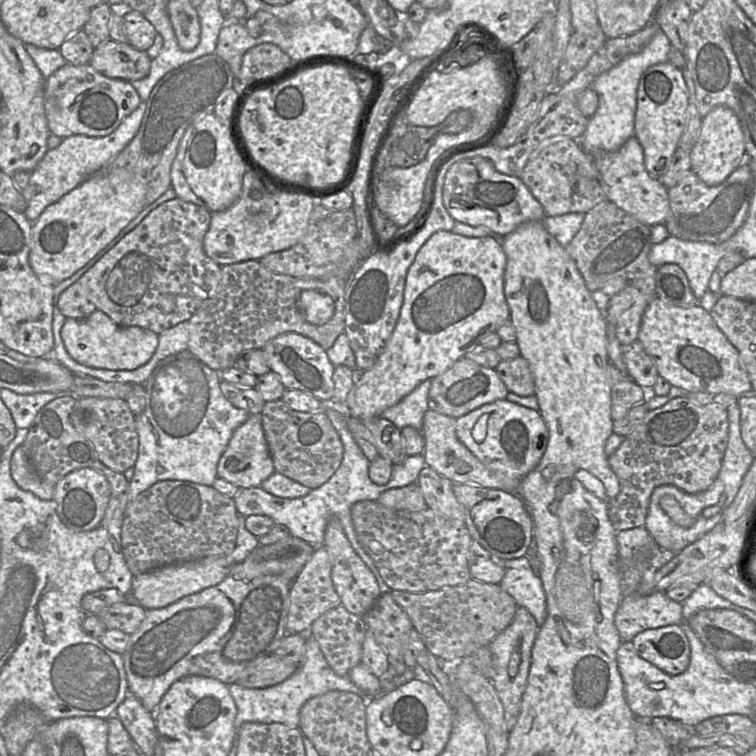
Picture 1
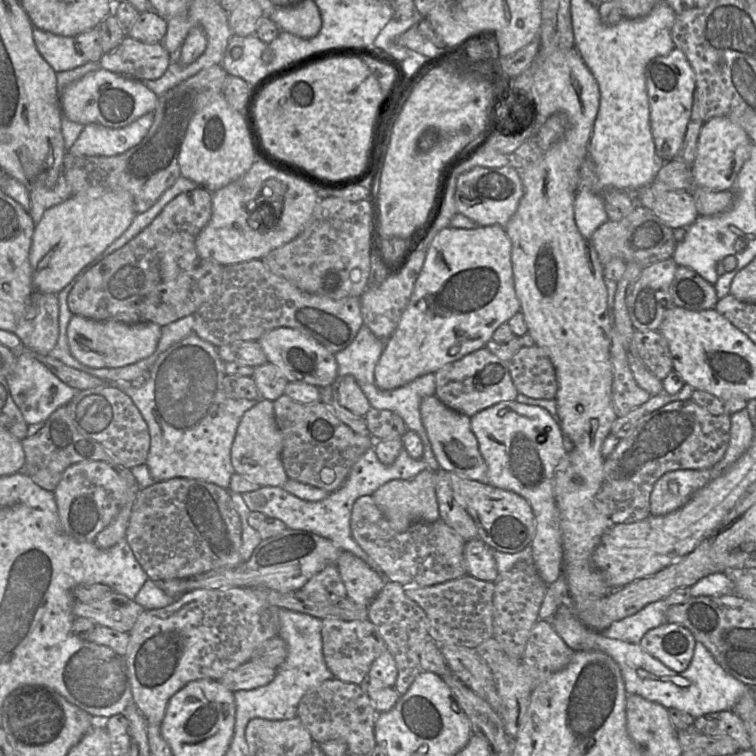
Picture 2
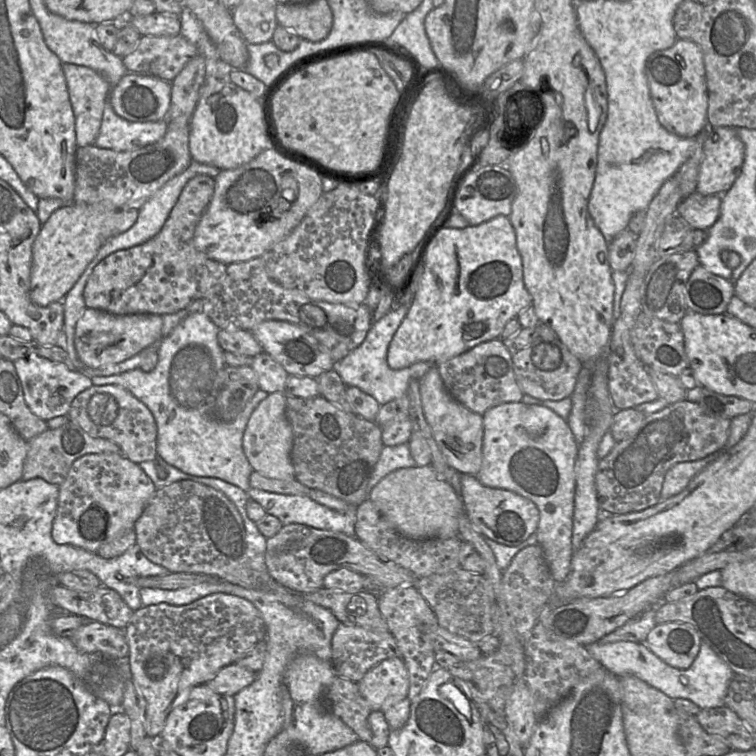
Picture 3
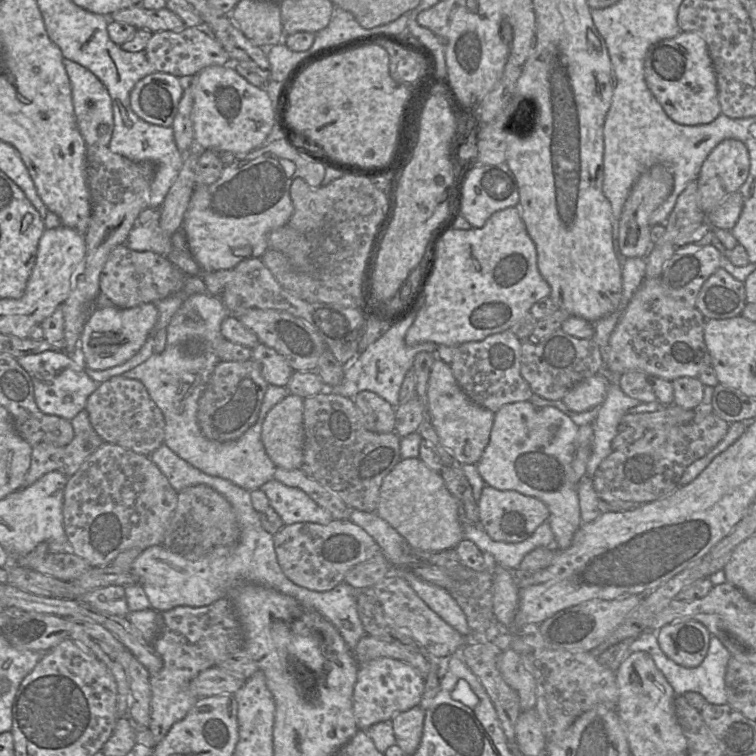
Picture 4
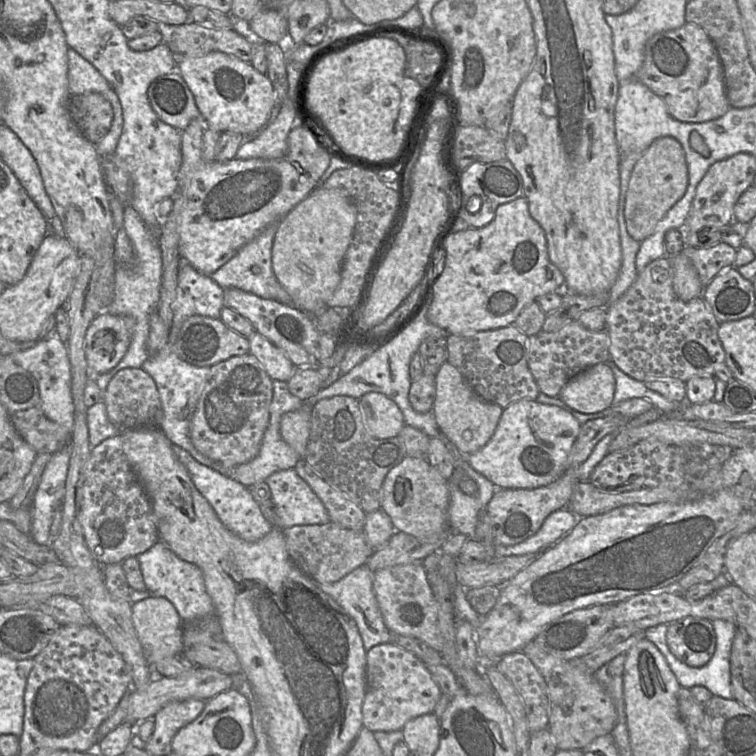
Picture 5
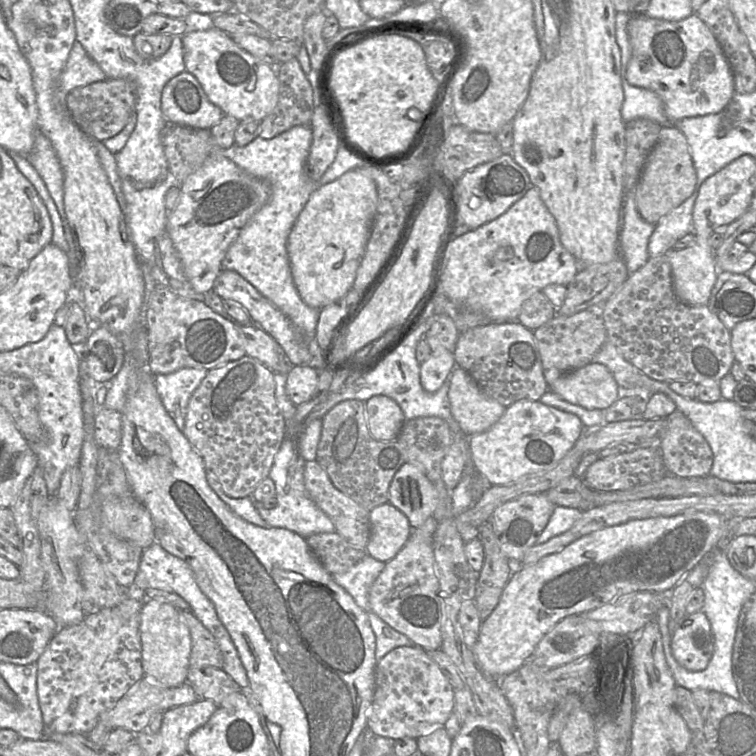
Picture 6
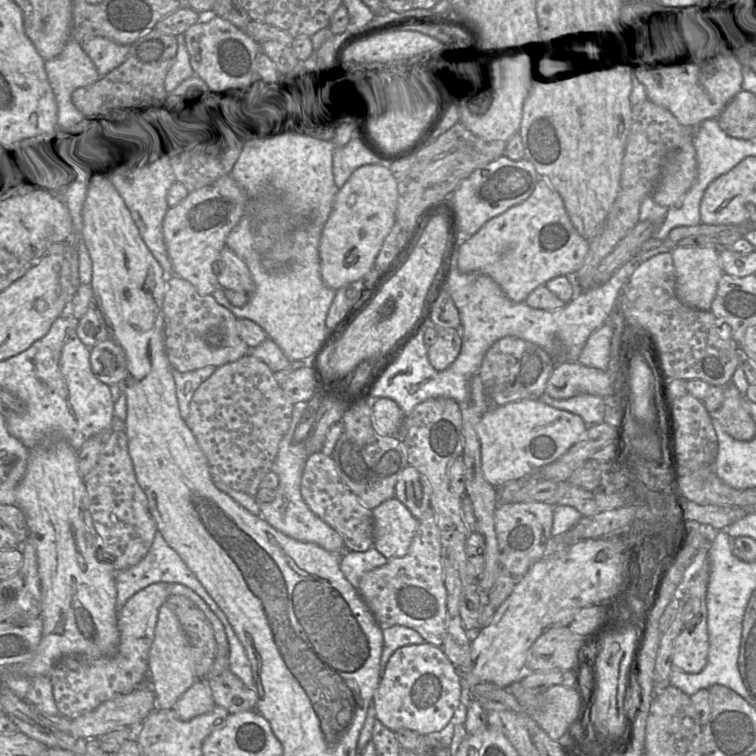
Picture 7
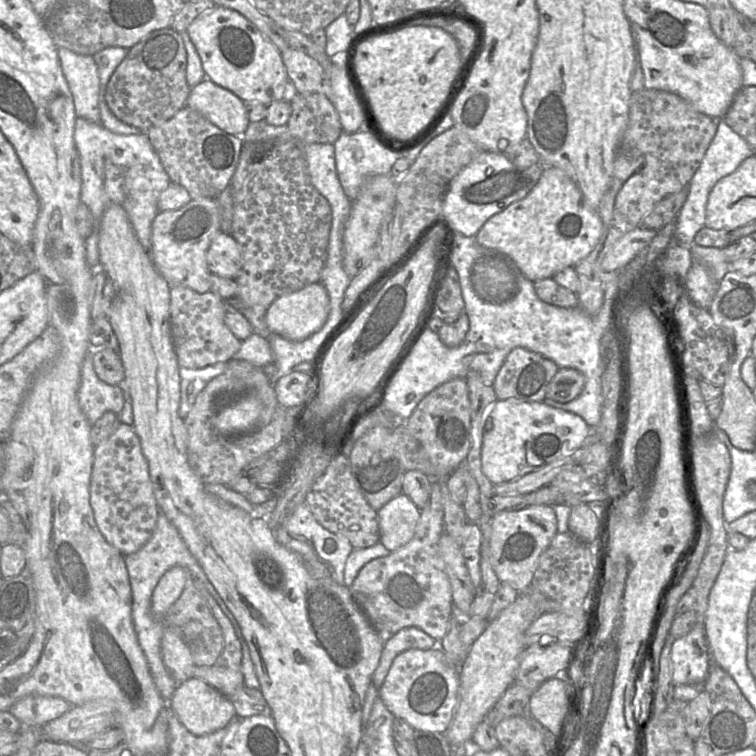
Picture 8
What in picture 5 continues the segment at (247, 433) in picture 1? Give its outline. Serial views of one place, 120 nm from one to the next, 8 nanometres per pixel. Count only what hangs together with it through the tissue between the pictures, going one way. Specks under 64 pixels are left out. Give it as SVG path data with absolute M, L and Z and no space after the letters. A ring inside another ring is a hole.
M309 402L303 408L285 413L280 420L279 432L281 438L303 460L310 433Z

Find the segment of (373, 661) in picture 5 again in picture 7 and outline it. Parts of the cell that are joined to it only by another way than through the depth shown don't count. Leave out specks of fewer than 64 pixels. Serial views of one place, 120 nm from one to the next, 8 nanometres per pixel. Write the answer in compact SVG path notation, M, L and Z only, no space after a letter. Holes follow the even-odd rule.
M407 645L389 658L375 691L375 717L391 731L409 729L418 735L441 731L464 699L463 681L441 647Z

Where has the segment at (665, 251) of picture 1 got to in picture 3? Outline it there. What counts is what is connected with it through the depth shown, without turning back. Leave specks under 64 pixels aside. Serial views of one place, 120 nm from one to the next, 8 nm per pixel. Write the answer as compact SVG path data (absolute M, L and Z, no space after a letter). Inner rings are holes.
M721 208L717 221L709 229L706 230L706 238L704 242L700 246L698 246L695 251L697 253L700 266L704 267L707 271L714 275L730 280L732 270L728 266L726 266L720 258L720 253L723 250L727 250L725 249L725 245L727 245L727 240L722 239L722 237L720 236L721 229L715 229L716 225L719 223L719 219L723 218L720 216Z

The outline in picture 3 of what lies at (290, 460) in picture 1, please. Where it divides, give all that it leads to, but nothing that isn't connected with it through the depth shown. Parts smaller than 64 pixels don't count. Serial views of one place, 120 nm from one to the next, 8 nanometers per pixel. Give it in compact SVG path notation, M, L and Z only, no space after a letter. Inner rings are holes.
M321 395L311 398L287 396L285 415L293 432L291 462L294 479L309 489L317 489L358 506L368 499L368 483L384 447L382 427L354 413L341 410Z

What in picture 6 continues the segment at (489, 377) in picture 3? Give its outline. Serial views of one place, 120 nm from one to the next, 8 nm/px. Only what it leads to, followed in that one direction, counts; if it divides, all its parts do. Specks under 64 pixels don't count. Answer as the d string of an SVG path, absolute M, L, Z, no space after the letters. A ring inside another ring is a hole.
M491 322L460 332L453 351L455 363L467 371L481 390L504 407L519 400L539 400L548 391L533 331L519 322Z

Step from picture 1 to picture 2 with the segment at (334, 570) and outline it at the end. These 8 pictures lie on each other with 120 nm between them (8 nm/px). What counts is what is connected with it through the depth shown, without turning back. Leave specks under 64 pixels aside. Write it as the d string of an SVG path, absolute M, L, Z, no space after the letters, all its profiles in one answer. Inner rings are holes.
M342 550L336 563L346 589L346 597L360 606L369 606L383 589L386 581L366 562Z

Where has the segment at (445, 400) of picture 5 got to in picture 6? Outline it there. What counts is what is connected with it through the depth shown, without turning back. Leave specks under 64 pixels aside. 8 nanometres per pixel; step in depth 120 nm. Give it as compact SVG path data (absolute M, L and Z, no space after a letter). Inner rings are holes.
M455 366L449 382L451 414L465 437L486 431L503 415L506 407L487 396L461 367Z

